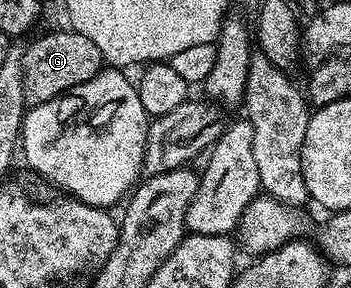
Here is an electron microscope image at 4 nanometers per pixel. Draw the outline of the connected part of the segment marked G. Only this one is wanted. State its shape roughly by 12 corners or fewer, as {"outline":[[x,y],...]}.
{"outline":[[55,30],[23,51],[23,91],[39,106],[104,66],[97,44]]}

